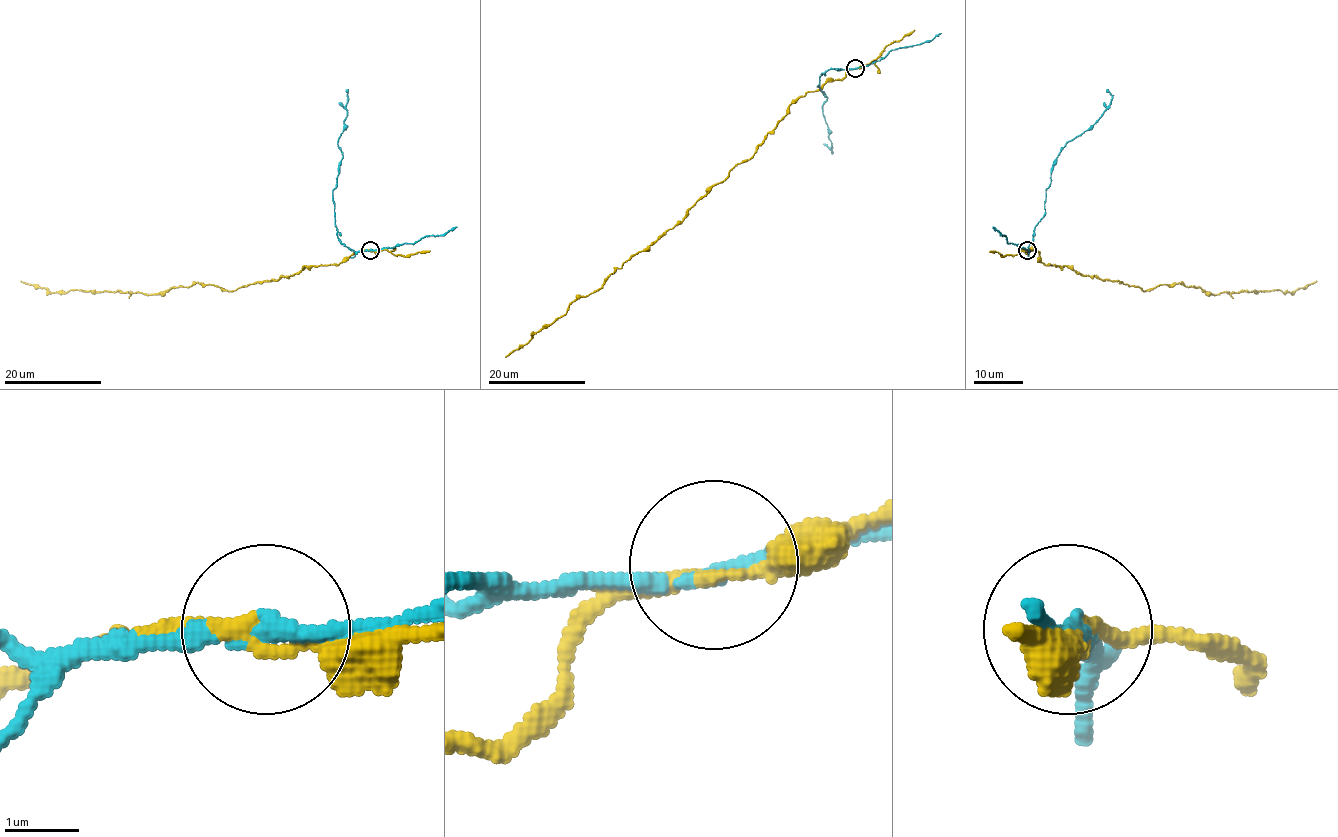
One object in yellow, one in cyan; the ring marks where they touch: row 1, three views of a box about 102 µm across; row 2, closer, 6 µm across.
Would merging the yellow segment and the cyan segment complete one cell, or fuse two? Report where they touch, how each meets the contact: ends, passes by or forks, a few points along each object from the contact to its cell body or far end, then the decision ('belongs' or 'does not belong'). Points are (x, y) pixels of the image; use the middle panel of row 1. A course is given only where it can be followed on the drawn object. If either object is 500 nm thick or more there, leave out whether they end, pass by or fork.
at (855, 68); yellow passes by; cyan passes by; yellow runs (854, 69), (798, 97), (756, 152), (738, 163), (681, 221), (505, 357); cyan runs (855, 67), (833, 69), (821, 73), (817, 86), (827, 99), (822, 110), (830, 147); does not belong

